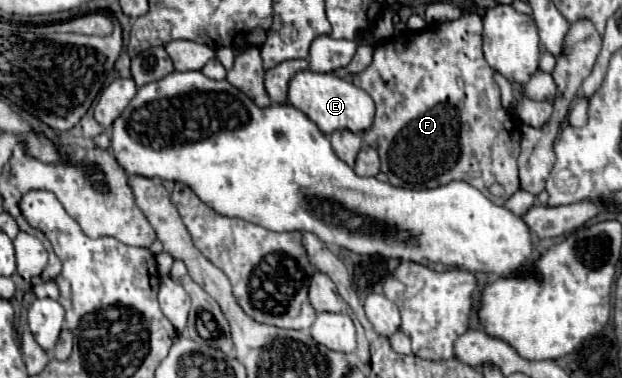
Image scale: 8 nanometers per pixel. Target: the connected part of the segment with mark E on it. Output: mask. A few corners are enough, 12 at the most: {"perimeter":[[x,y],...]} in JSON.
{"perimeter":[[299,71],[289,103],[325,133],[365,133],[373,99],[335,73]]}

